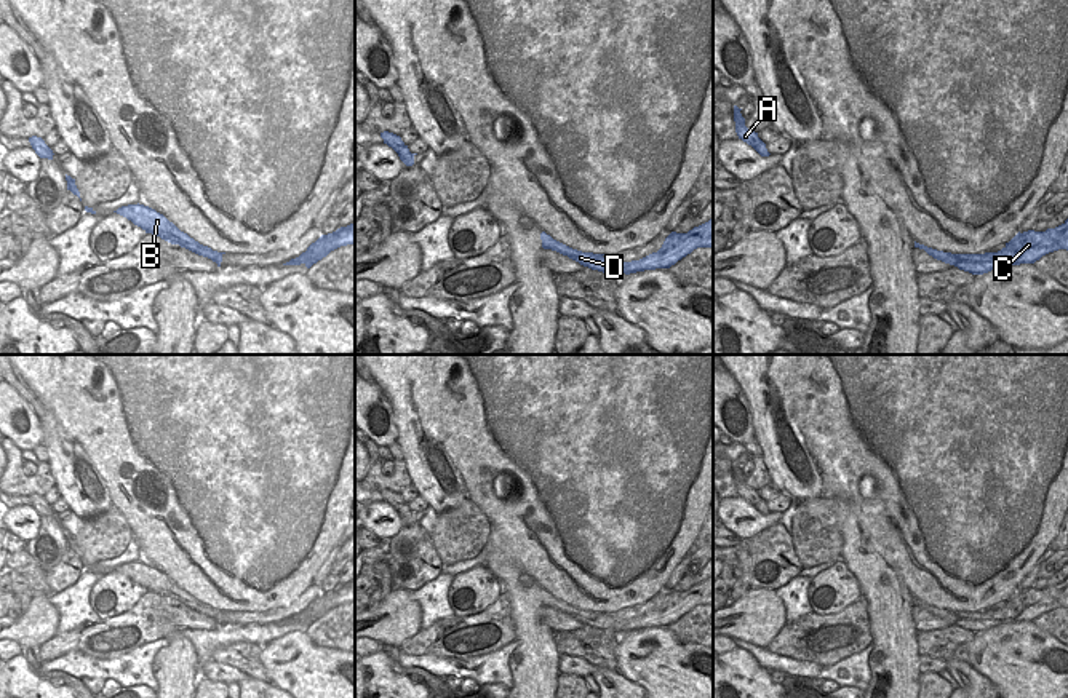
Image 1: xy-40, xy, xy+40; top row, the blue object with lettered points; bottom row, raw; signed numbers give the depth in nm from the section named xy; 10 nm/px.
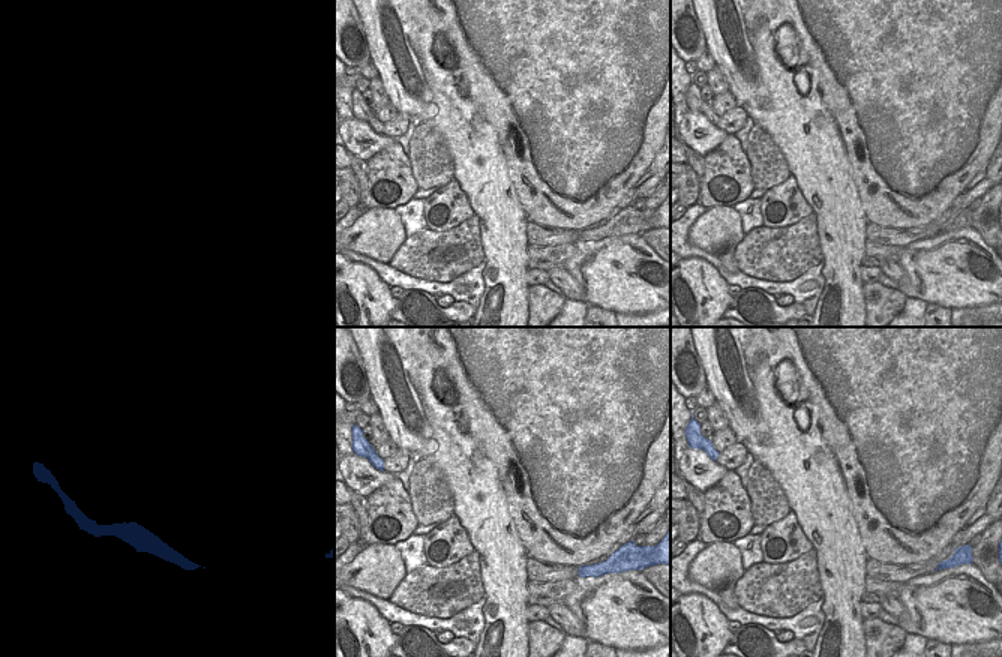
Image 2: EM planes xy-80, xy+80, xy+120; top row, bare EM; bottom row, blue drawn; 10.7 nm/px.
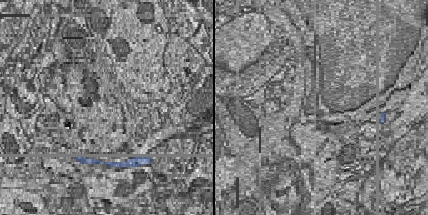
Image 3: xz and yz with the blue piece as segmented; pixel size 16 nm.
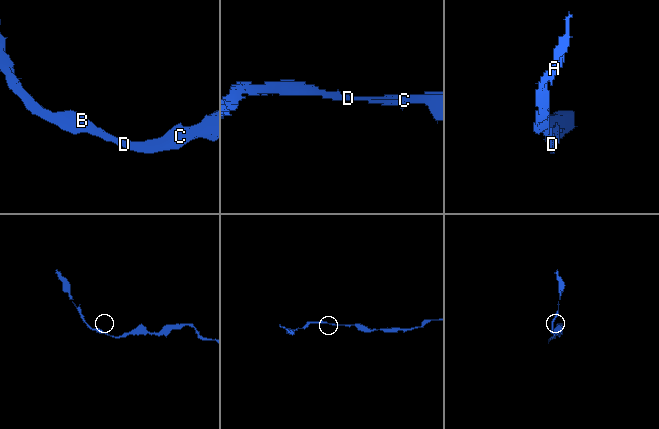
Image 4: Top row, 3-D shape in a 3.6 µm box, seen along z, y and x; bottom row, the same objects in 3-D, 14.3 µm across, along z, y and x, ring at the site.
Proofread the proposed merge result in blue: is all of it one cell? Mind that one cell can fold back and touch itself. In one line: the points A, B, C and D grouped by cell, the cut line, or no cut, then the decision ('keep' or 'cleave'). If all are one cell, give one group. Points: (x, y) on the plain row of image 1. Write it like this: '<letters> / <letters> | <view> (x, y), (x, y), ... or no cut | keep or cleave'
A B C D | no cut | keep

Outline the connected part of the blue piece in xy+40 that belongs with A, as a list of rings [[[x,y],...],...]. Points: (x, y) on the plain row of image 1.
[[[734,463],[734,479],[739,497],[751,503],[761,514],[769,514],[771,511],[767,510],[766,502],[758,495],[758,490],[745,484],[745,476],[742,474],[740,468],[742,466]]]

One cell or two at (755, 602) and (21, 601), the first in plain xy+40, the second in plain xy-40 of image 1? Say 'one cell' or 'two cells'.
two cells

